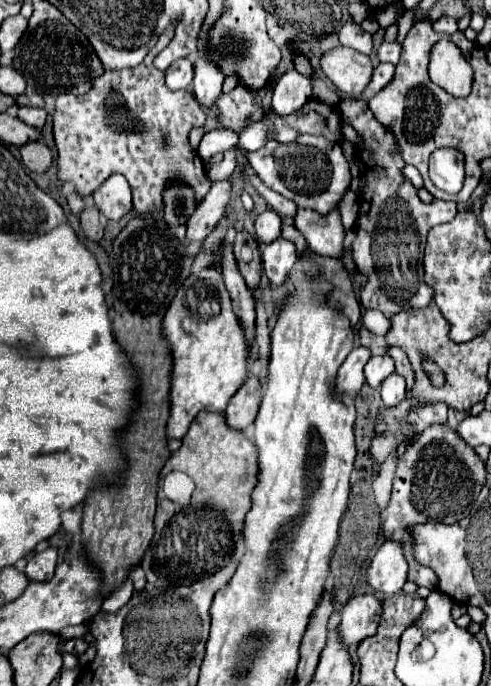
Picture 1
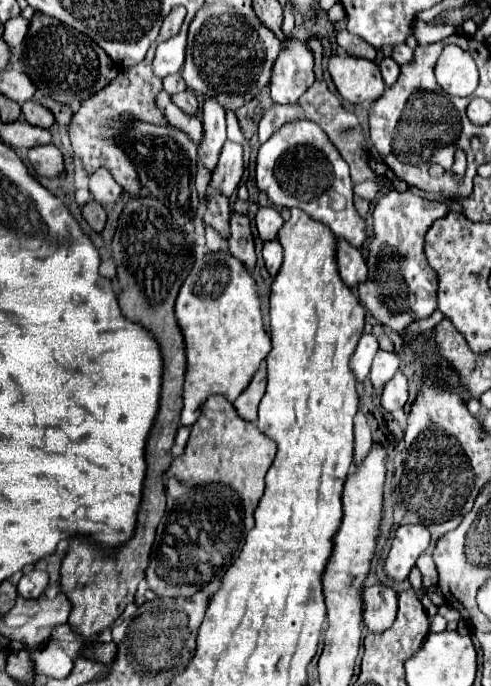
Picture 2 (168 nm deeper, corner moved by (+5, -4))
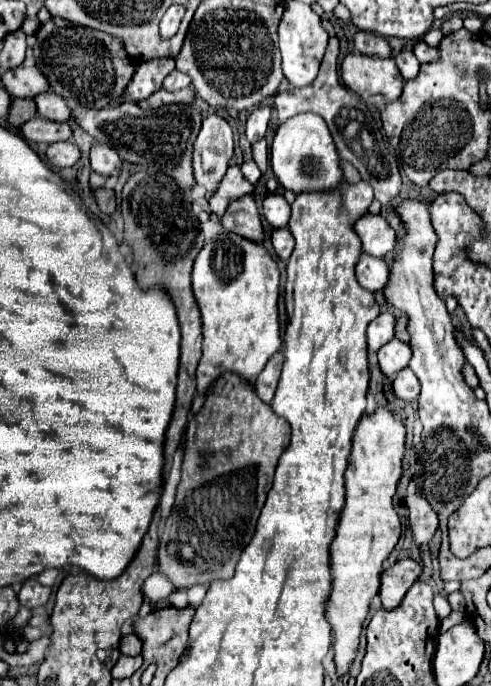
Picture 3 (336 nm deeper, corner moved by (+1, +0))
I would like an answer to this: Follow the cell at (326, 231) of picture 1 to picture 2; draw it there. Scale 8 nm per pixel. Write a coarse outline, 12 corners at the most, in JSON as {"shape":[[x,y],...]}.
{"shape":[[339,239],[341,279],[357,287],[367,279],[367,263],[359,249]]}

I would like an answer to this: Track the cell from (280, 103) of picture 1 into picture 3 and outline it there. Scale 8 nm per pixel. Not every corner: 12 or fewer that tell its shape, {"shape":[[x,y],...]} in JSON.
{"shape":[[285,3],[279,23],[281,69],[307,87],[327,47],[321,17]]}

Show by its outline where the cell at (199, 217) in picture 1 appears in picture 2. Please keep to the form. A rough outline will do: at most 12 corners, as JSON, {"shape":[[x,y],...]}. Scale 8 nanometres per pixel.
{"shape":[[227,141],[217,169],[215,189],[227,197],[245,171],[243,145]]}

